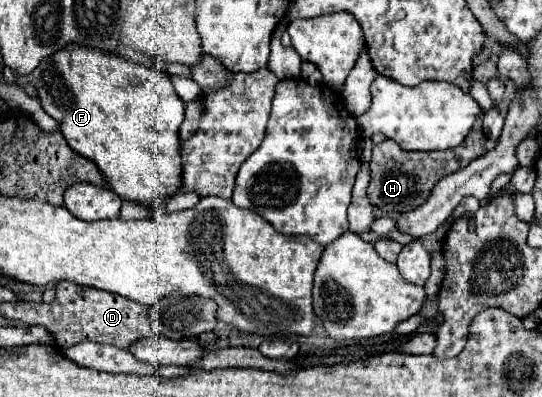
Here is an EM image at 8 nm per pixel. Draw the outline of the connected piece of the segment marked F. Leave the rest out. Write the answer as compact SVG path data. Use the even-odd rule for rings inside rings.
M74 44L56 52L50 60L42 60L26 80L36 86L42 108L60 124L60 132L68 146L98 166L112 192L116 192L122 200L146 206L154 212L164 212L168 198L178 194L182 188L178 130L184 120L184 102L178 98L168 76L120 56L88 52L88 48Z

